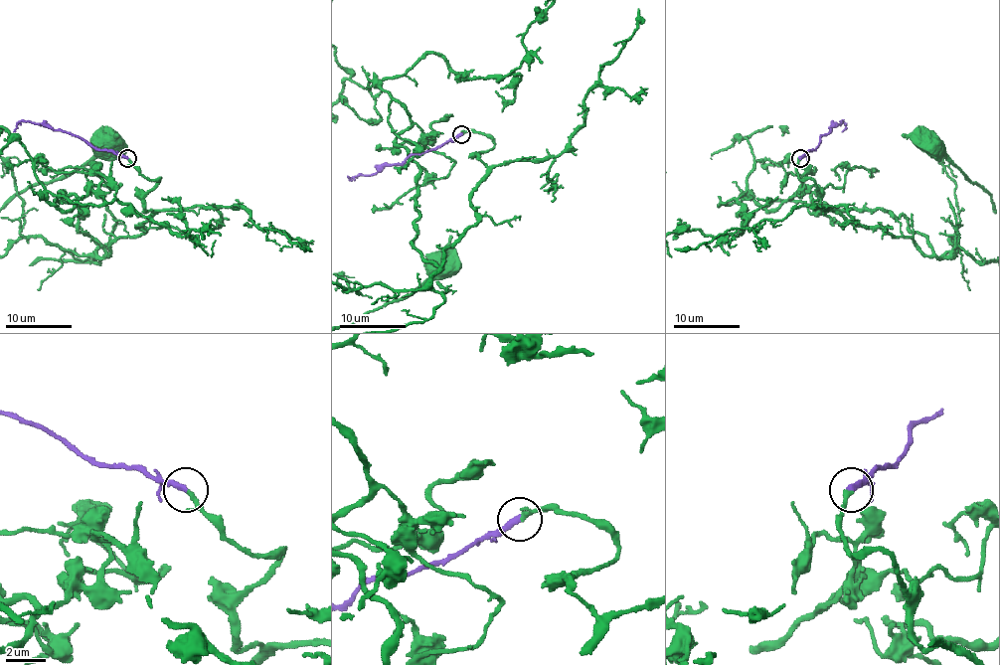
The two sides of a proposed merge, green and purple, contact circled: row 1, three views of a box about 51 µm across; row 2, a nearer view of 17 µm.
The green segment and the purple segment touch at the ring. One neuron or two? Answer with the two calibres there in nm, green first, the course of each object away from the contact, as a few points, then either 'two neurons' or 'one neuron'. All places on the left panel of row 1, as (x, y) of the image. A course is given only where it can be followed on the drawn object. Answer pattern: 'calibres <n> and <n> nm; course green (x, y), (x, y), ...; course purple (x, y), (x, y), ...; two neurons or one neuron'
calibres 160 and 320 nm; course purple (126, 158), (40, 123), (20, 121), (14, 131); one neuron

